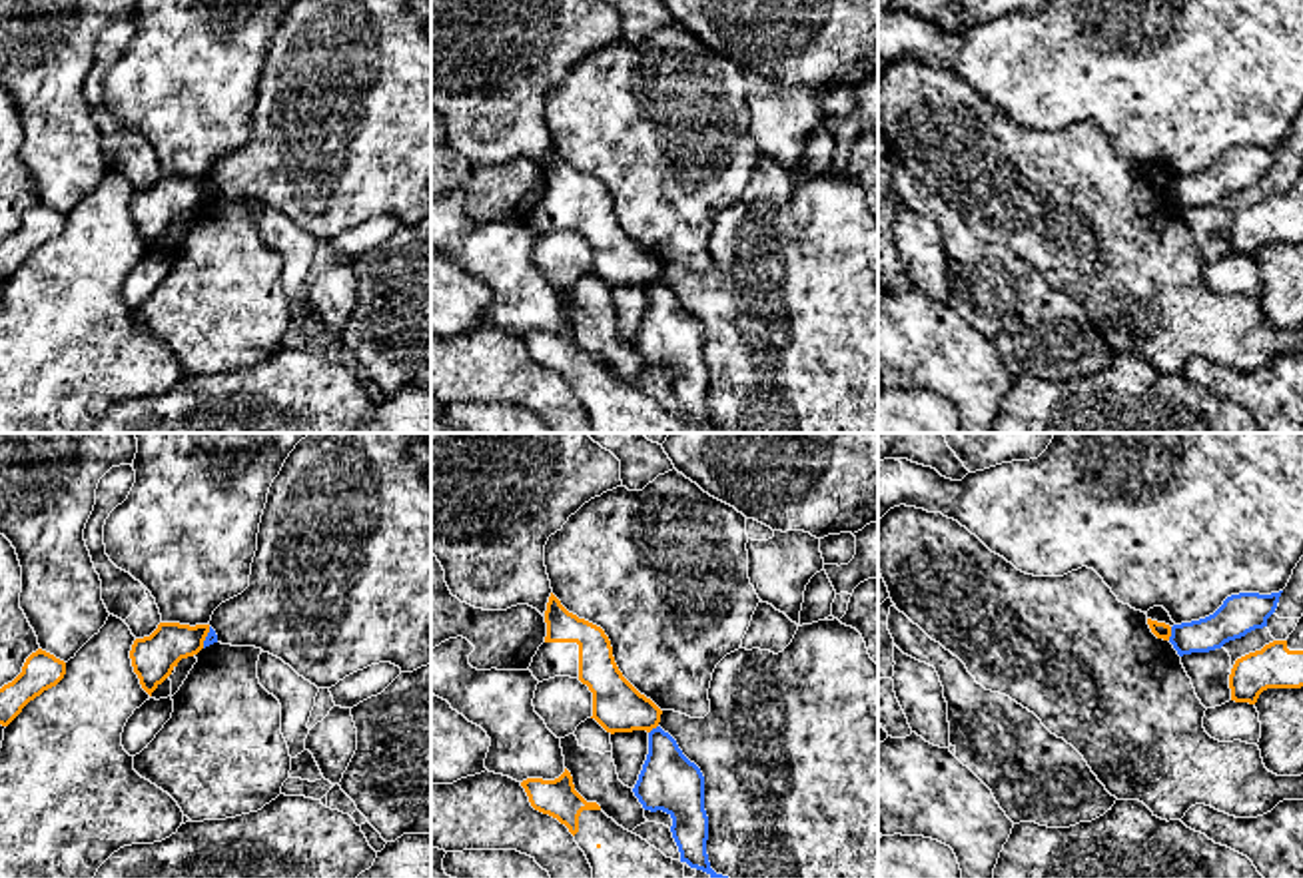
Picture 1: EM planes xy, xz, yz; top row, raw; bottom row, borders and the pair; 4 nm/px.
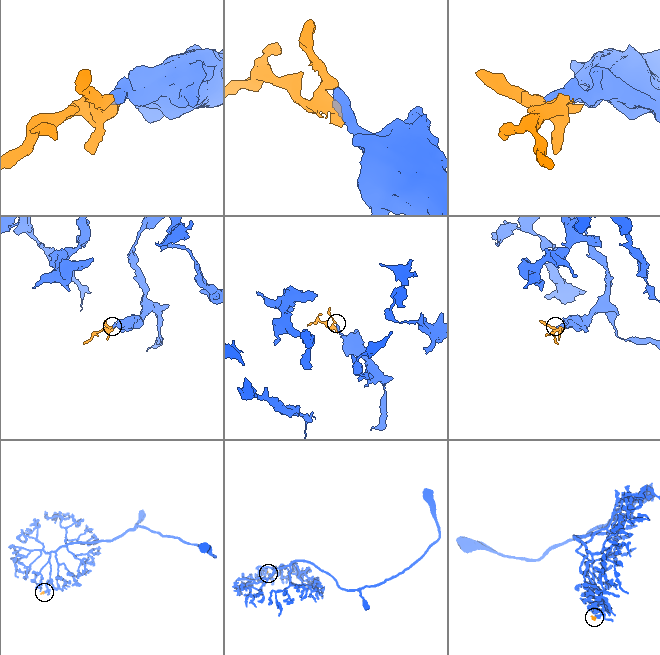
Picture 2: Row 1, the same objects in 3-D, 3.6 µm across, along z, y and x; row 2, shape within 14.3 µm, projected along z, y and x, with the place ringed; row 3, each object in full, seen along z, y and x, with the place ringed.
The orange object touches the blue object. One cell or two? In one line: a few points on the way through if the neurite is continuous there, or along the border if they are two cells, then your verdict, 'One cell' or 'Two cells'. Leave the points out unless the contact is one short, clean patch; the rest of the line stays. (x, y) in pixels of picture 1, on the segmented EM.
Boundary: yz (1172, 627), (1168, 639). Two cells

